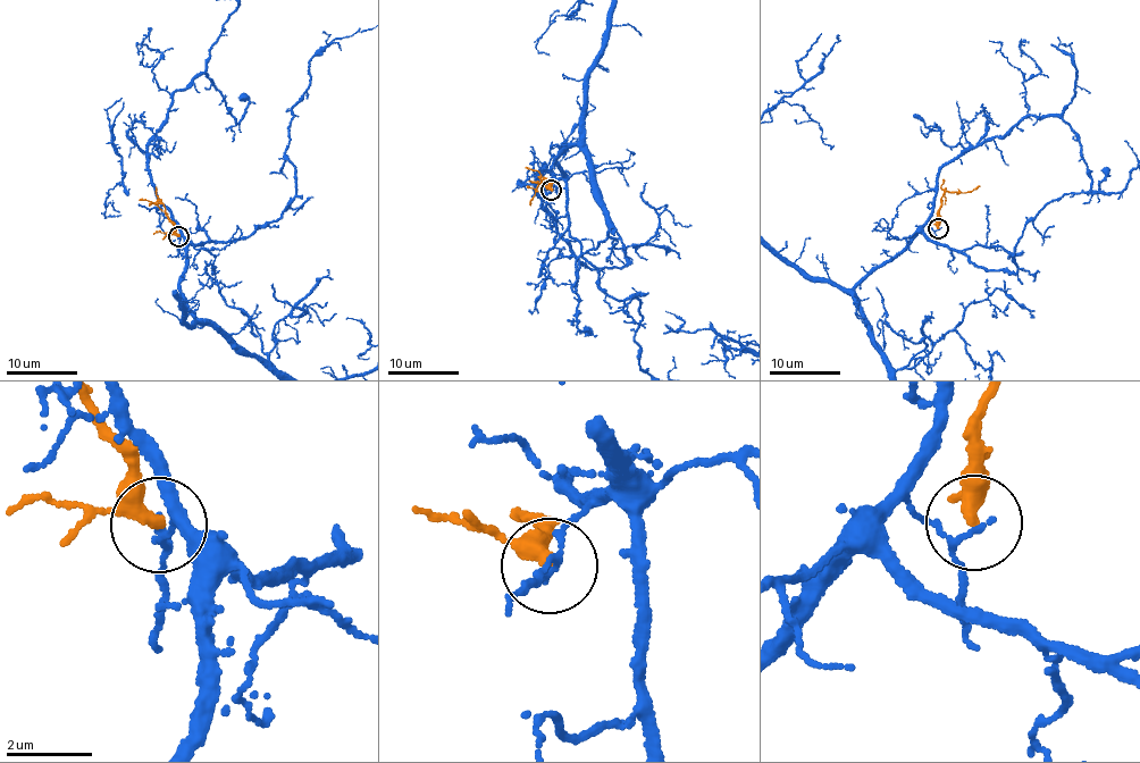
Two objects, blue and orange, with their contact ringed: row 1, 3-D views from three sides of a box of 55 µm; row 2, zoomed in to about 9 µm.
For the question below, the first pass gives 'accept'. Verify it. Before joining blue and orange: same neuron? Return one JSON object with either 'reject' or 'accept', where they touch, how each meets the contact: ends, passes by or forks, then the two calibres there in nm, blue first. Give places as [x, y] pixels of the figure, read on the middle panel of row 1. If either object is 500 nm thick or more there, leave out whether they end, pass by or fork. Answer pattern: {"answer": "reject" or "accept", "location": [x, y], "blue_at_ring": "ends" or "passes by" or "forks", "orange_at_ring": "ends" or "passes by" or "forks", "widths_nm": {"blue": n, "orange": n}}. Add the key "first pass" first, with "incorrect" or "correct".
{"first pass": "incorrect", "answer": "reject", "location": [551, 190], "blue_at_ring": "passes by", "orange_at_ring": "passes by", "widths_nm": {"blue": 110, "orange": 260}}

